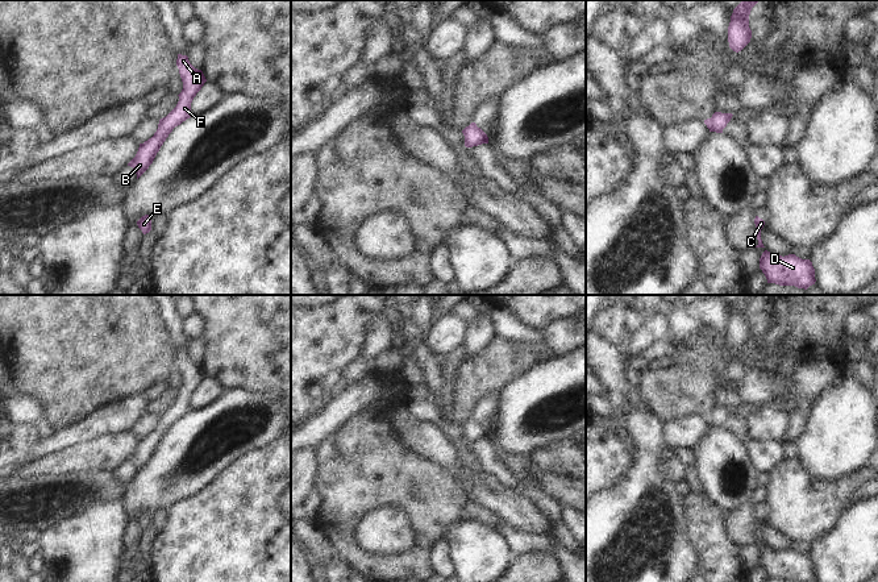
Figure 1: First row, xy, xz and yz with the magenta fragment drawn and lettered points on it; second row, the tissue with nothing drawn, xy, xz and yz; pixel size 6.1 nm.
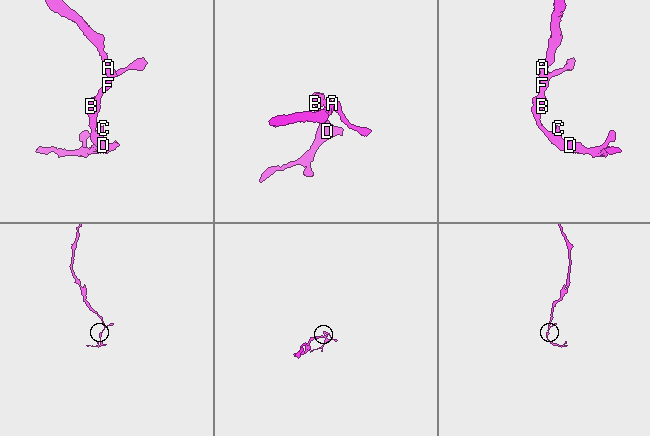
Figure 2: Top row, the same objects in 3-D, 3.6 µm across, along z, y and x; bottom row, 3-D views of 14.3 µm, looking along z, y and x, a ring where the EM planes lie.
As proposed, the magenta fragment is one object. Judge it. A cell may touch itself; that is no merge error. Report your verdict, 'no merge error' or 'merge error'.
no merge error

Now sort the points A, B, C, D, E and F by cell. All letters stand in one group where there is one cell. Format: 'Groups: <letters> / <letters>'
Groups: A B C D E F

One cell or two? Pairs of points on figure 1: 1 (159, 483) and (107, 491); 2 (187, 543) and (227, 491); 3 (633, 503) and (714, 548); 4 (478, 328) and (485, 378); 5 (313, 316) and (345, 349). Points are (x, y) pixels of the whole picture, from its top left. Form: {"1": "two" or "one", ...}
{"1": "two", "2": "one", "3": "two", "4": "two", "5": "one"}

